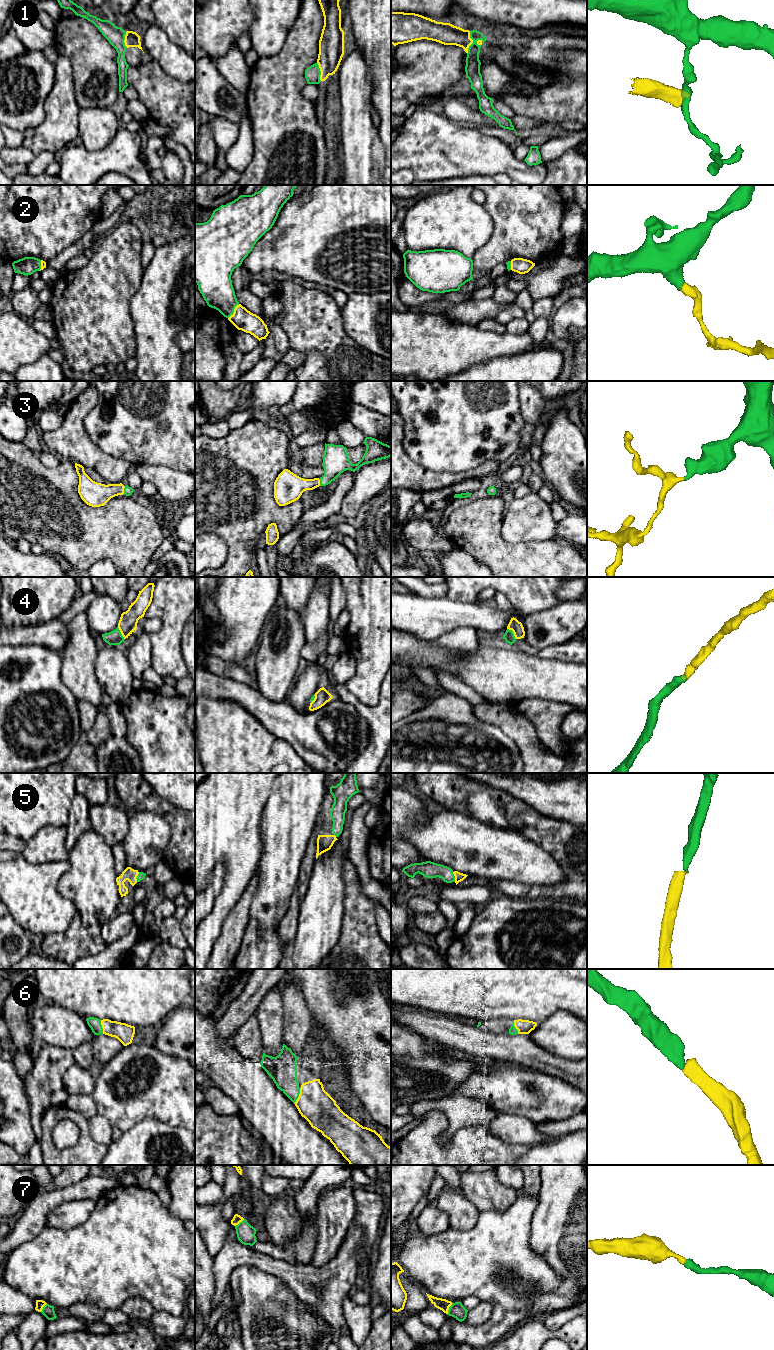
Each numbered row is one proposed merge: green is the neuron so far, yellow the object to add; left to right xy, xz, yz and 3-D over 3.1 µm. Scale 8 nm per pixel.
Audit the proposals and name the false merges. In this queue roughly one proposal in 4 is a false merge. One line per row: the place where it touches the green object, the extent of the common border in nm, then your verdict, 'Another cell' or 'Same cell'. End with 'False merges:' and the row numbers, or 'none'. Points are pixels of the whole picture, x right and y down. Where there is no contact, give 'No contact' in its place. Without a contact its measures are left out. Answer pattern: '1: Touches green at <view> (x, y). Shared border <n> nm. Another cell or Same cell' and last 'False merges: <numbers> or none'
1: Touches green at yz (473, 42). Shared border 190 nm. Another cell
2: Touches green at xz (233, 311). Shared border 150 nm. Same cell
3: Touches green at xy (124, 490). Shared border 70 nm. Same cell
4: Touches green at yz (512, 632). Shared border 120 nm. Same cell
5: Touches green at xy (137, 877). Shared border 80 nm. Same cell
6: Touches green at xz (298, 1096). Shared border 140 nm. Same cell
7: Touches green at yz (449, 1309). Shared border 100 nm. Same cell
False merges: 1

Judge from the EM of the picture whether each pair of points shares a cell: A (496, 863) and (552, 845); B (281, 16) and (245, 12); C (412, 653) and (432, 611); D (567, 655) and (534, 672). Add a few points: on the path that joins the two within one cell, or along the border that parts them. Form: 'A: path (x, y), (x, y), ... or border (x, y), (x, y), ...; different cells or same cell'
A: border (522, 835), (540, 845), (559, 864); different cells
B: border (253, 10), (253, 21), (248, 32); different cells
C: border (401, 629), (428, 640); different cells
D: border (535, 654), (541, 658), (554, 658), (576, 663); different cells

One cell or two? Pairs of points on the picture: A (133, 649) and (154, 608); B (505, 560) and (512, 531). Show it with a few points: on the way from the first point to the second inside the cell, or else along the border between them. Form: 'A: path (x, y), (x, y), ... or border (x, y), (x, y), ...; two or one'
A: border (149, 634), (152, 657); two
B: border (501, 520), (501, 534), (506, 540), (533, 542); two

